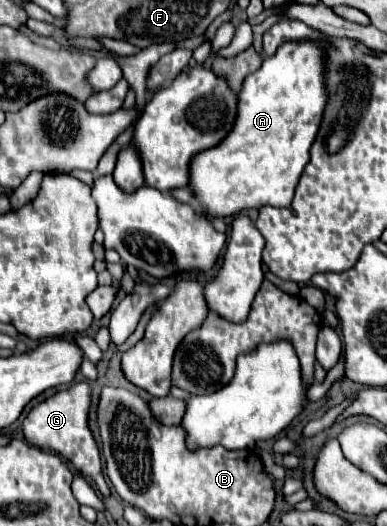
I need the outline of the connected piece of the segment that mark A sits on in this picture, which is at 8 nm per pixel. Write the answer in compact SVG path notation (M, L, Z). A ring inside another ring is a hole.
M326 37L308 39L308 41L288 41L288 43L280 45L278 51L272 57L266 57L262 61L262 67L256 73L246 77L244 87L238 95L238 117L236 117L232 131L228 133L228 137L218 147L212 147L208 151L198 153L190 163L190 187L194 189L200 211L206 209L212 217L230 217L230 215L236 215L244 209L260 209L264 205L276 205L276 207L288 207L290 205L290 201L294 197L294 187L298 185L298 179L300 179L306 163L310 161L310 147L312 147L312 143L318 135L318 129L320 129L320 123L322 123L322 111L326 109L326 59L328 59L328 55L330 55L330 41Z

